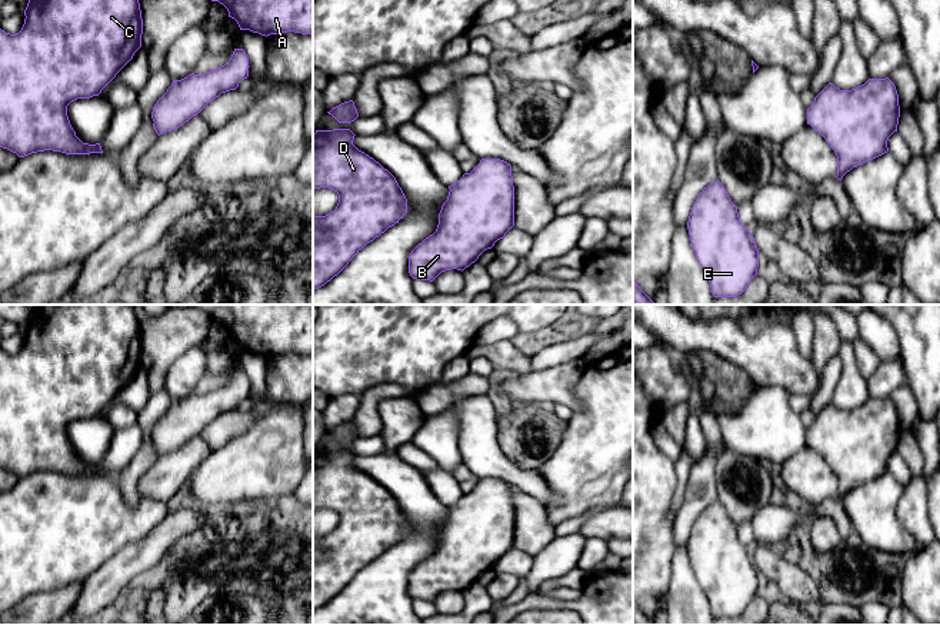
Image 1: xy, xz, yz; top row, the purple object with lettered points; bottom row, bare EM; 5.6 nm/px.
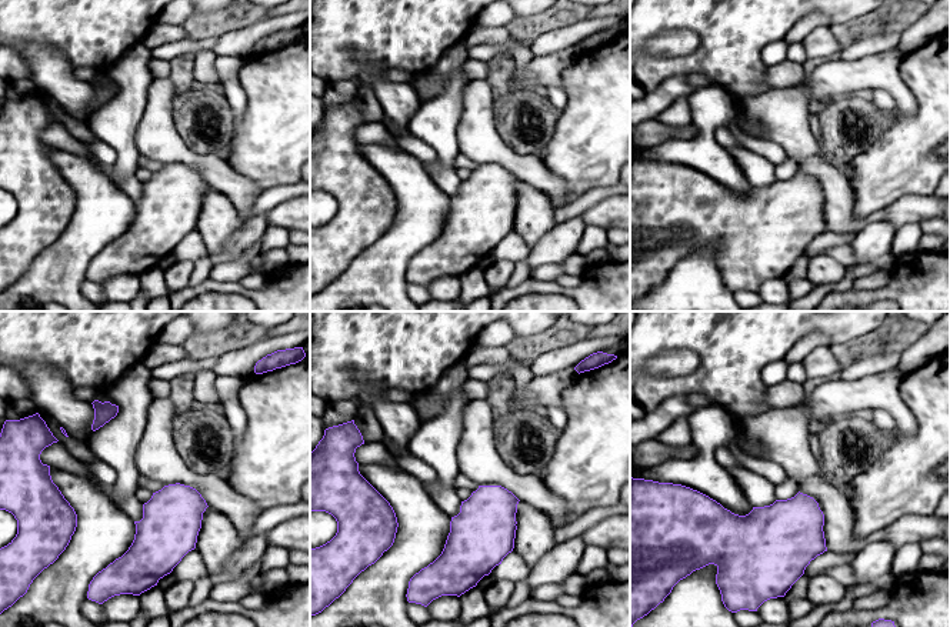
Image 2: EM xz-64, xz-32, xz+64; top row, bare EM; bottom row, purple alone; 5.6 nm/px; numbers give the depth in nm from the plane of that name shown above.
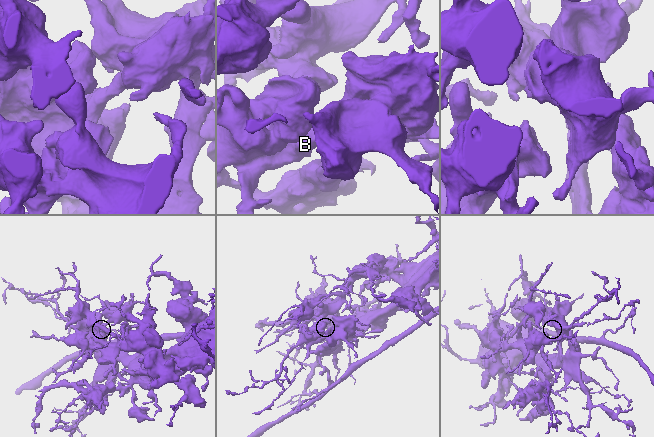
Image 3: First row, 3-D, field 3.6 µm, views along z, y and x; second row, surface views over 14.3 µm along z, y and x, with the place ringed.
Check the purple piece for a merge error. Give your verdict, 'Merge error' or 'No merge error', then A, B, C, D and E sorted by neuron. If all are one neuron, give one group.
No merge error. Groups: A B C D E

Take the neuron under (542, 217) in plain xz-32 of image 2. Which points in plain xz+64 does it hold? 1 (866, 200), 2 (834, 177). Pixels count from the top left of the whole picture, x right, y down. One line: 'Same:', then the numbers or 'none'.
Same: 2

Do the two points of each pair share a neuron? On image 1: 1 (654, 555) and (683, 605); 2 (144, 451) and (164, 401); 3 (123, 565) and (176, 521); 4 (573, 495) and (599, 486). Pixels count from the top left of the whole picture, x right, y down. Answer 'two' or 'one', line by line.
1: two
2: one
3: one
4: one

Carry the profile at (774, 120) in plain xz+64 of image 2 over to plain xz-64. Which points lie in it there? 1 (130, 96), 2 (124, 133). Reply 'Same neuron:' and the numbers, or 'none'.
Same neuron: none

